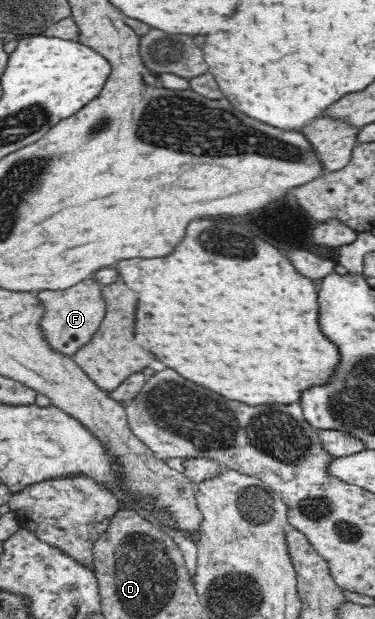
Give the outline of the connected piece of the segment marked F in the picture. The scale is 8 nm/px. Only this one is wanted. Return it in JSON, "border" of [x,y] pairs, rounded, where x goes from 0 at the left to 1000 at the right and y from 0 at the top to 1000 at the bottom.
{"border":[[[243,447],[173,468],[115,468],[96,480],[115,493],[115,507],[101,520],[115,546],[136,565],[171,575],[189,577],[248,546],[280,507],[269,459]]]}

